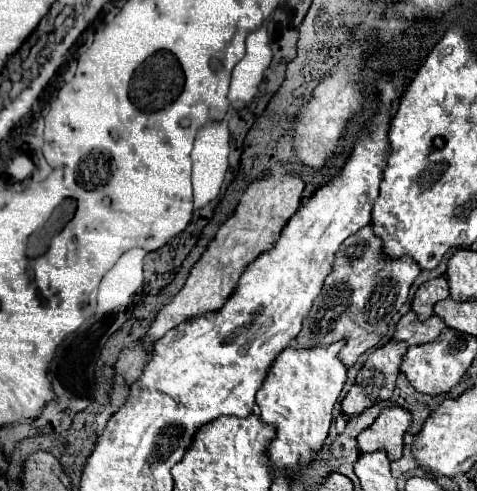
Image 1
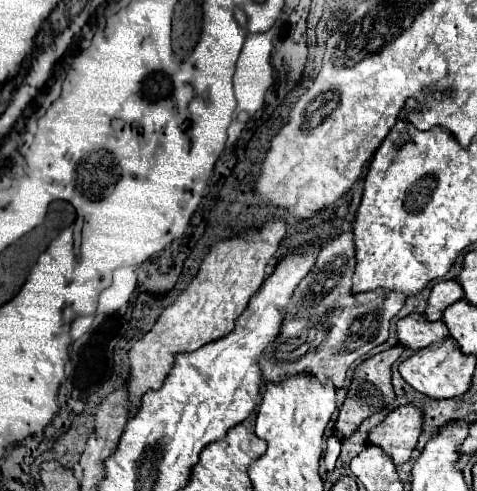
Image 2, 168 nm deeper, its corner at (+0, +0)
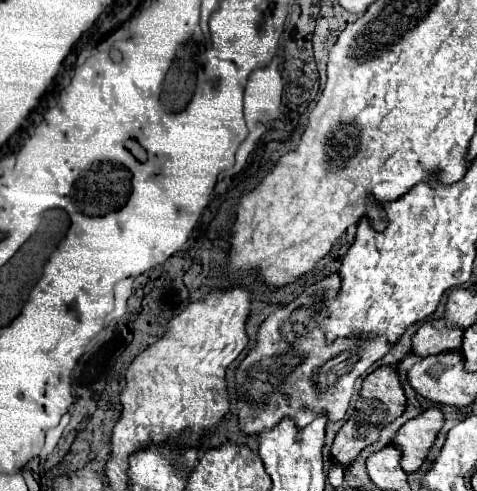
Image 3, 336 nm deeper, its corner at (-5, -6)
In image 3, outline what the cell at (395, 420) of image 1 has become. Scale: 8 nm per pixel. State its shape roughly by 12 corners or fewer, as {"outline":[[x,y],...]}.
{"outline":[[430,407],[398,429],[392,445],[402,451],[406,473],[424,463],[444,421]]}

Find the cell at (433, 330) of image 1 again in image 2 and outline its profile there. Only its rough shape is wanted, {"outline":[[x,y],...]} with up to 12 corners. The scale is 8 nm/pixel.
{"outline":[[413,313],[397,321],[401,345],[413,351],[449,337],[443,321]]}

